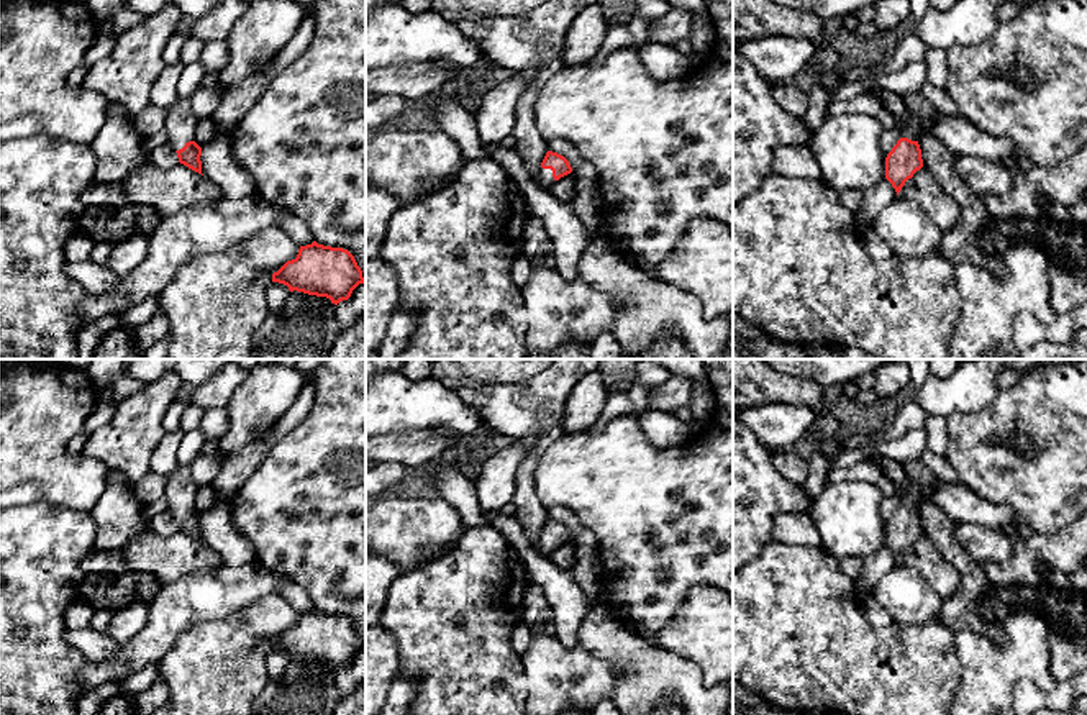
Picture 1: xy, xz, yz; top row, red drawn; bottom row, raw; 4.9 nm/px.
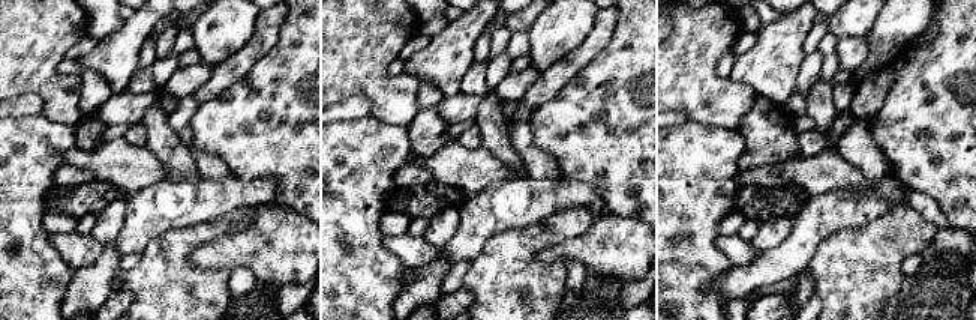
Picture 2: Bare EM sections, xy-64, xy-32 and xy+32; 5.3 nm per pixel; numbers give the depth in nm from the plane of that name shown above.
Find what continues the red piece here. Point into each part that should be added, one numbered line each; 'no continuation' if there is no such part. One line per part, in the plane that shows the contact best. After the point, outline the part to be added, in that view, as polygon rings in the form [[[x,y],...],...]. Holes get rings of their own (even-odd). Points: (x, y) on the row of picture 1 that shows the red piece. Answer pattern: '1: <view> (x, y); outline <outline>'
1: xy (181, 123); outline [[[177,98],[174,105],[166,108],[164,131],[167,141],[175,151],[182,149],[189,141],[195,141],[197,118],[189,98]]]

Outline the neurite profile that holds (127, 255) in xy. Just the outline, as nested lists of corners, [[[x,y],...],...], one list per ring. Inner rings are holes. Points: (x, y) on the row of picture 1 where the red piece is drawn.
[[[136,235],[113,246],[107,267],[123,277],[139,266],[146,257],[149,236]]]

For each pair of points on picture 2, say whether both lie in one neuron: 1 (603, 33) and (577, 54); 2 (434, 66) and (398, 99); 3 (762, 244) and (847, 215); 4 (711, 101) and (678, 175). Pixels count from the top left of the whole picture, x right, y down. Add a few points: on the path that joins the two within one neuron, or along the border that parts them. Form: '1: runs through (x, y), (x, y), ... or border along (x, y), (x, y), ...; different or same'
1: runs through (597, 39), (583, 53); same
2: border along (404, 74), (410, 74), (419, 81); different
3: border along (792, 218), (789, 233), (775, 247), (760, 253); different
4: border along (688, 119), (711, 126), (735, 129); different

